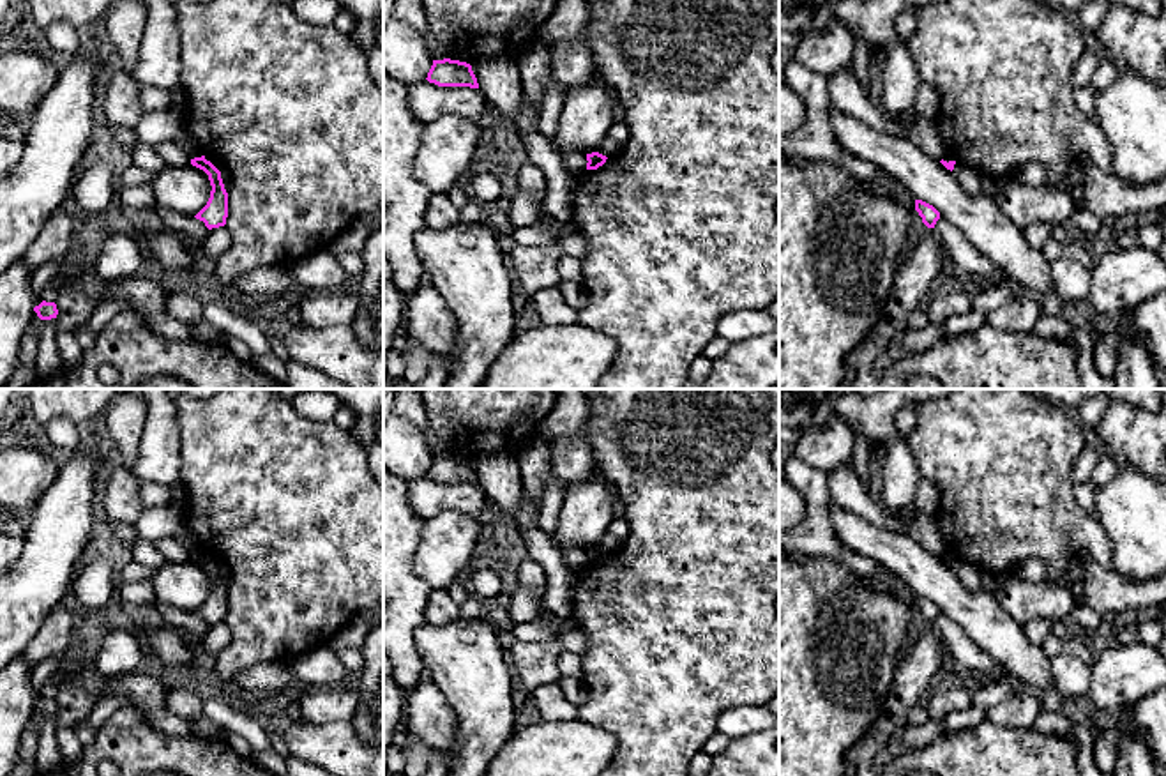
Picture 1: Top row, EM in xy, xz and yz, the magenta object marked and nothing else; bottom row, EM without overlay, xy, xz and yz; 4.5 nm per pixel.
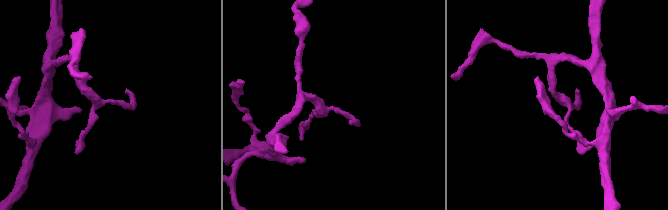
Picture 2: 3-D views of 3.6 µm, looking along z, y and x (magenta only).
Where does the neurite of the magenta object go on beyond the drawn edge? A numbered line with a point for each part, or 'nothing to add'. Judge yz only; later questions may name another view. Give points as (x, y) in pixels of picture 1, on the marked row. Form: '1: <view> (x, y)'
nothing to add

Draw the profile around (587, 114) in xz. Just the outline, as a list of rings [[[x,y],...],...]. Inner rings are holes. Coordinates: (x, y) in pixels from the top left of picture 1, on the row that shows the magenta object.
[[[599,71],[565,94],[555,143],[579,154],[599,152],[613,124],[615,97]]]

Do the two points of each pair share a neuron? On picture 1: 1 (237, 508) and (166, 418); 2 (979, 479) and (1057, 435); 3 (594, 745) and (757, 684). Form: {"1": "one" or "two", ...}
{"1": "two", "2": "one", "3": "two"}

